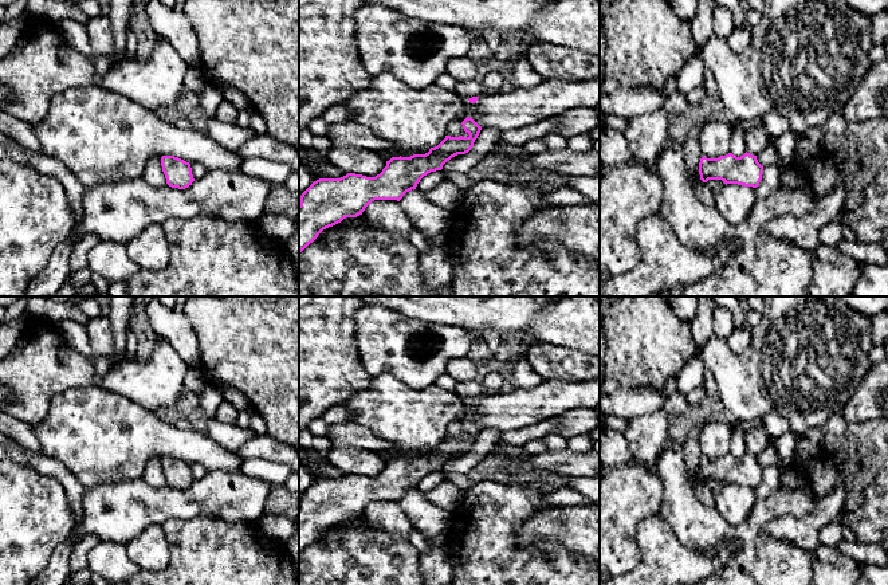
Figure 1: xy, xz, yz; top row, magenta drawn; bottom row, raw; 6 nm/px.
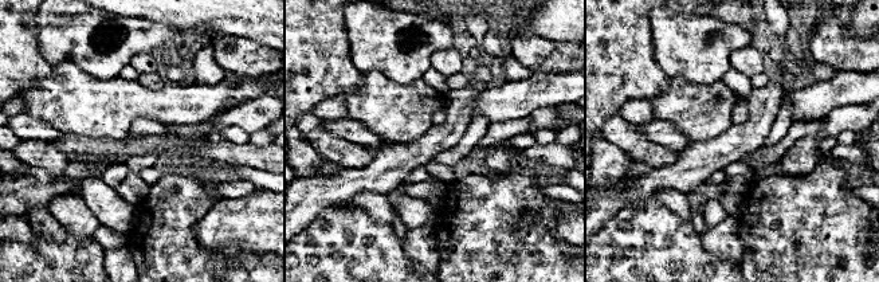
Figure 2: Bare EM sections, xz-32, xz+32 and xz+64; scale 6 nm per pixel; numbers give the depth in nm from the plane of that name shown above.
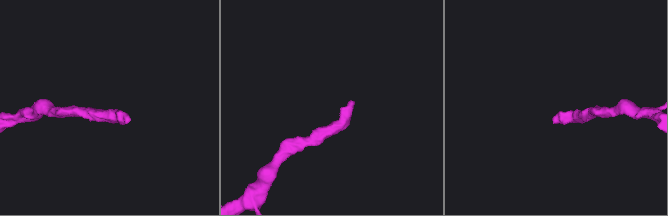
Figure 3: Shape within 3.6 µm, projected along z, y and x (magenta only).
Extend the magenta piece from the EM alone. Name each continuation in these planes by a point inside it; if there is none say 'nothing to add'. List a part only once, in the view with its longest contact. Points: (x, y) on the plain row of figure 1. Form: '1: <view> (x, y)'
nothing to add

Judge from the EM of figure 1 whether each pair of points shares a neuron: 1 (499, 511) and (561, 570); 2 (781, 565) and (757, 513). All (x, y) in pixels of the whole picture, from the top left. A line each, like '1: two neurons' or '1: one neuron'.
1: one neuron
2: one neuron

